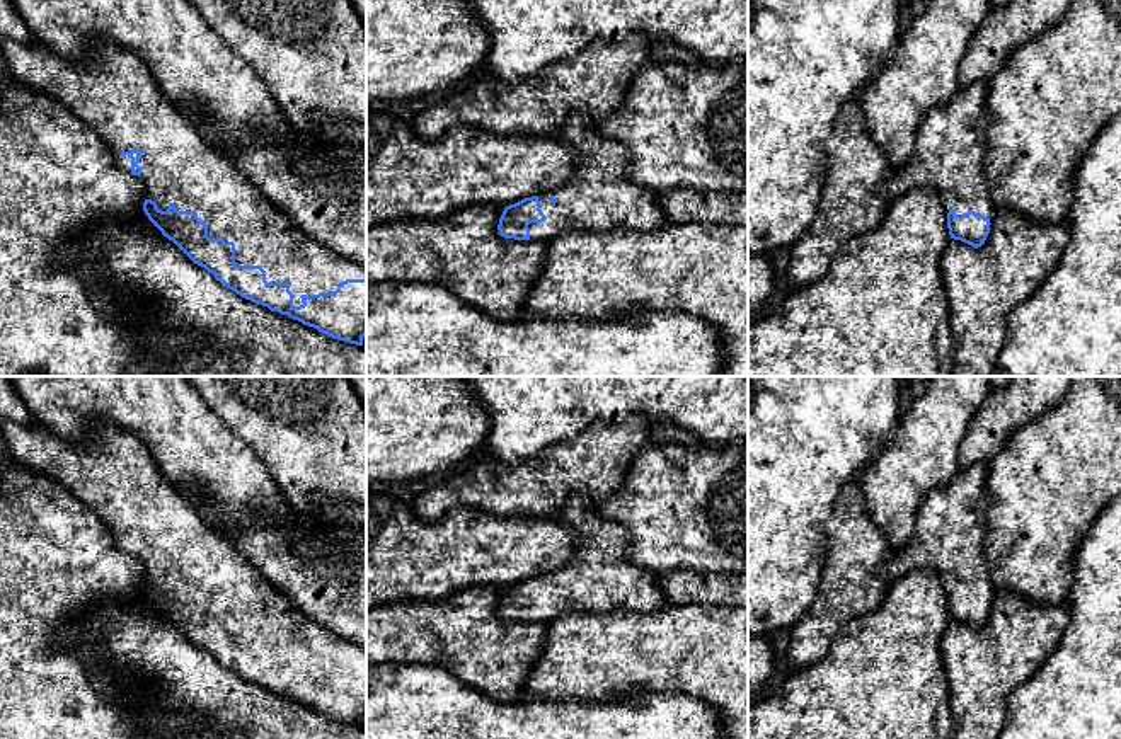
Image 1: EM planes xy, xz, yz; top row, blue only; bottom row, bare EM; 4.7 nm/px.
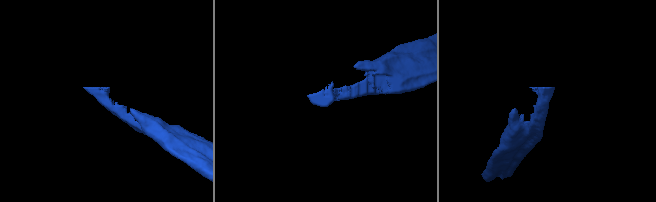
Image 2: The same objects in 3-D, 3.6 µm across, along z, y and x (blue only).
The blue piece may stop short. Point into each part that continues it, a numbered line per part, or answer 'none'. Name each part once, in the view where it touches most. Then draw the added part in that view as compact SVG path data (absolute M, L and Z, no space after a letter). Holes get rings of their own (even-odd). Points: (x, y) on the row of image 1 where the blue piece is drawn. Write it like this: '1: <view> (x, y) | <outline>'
1: xy (114, 94) | M3 39L0 48L15 82L46 94L75 114L106 143L119 169L131 172L131 158L123 157L123 150L126 153L143 150L138 165L141 169L140 179L147 187L147 199L155 201L162 211L167 211L170 203L179 211L196 211L199 221L206 223L210 238L235 243L237 266L261 266L266 271L267 283L288 283L295 295L295 306L303 305L302 295L334 293L337 284L346 279L366 279L366 269L305 235L288 215L264 196L262 189L254 186L233 162L211 146L196 121L164 95L152 72L136 54L111 41L101 44L90 61L63 58L39 41L24 44Z

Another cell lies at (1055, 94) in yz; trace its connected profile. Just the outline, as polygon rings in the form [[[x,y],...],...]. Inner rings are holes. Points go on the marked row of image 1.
[[[1070,0],[1065,15],[1056,26],[1043,31],[1007,56],[1002,70],[988,83],[985,106],[988,121],[985,177],[993,213],[1015,211],[1039,225],[1070,225],[1072,209],[1075,206],[1075,184],[1089,146],[1106,124],[1121,114],[1121,0]]]

